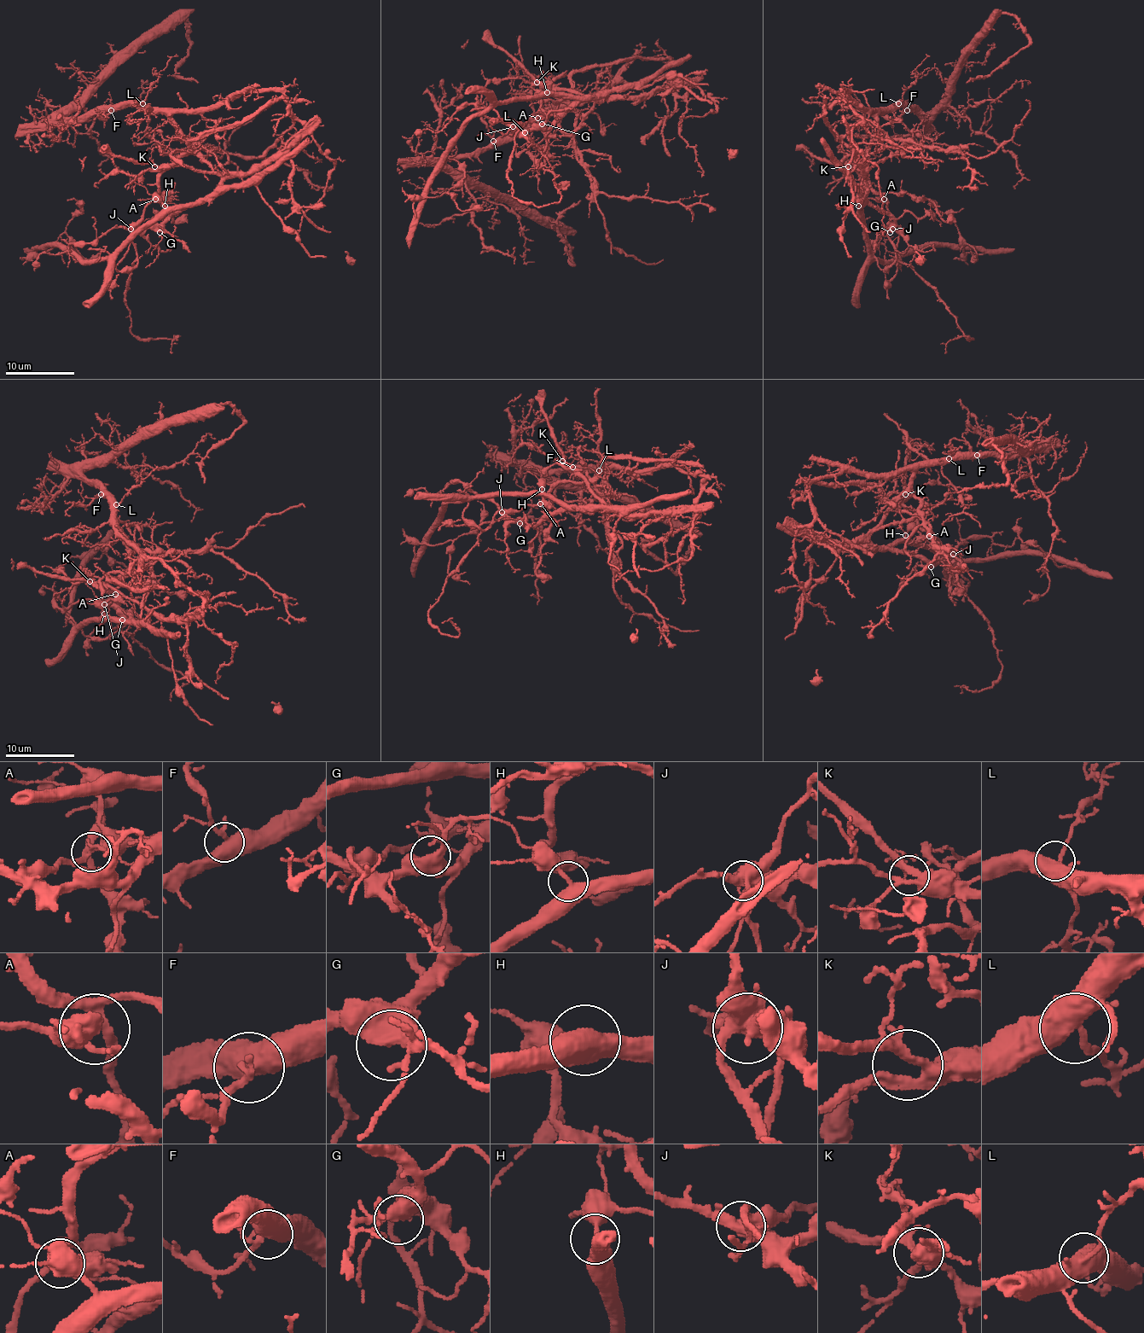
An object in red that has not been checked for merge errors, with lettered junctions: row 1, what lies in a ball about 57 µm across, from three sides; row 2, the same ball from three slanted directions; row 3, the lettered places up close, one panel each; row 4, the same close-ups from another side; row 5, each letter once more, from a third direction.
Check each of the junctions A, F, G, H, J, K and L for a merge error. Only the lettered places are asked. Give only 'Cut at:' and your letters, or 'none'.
Cut at: A, J

